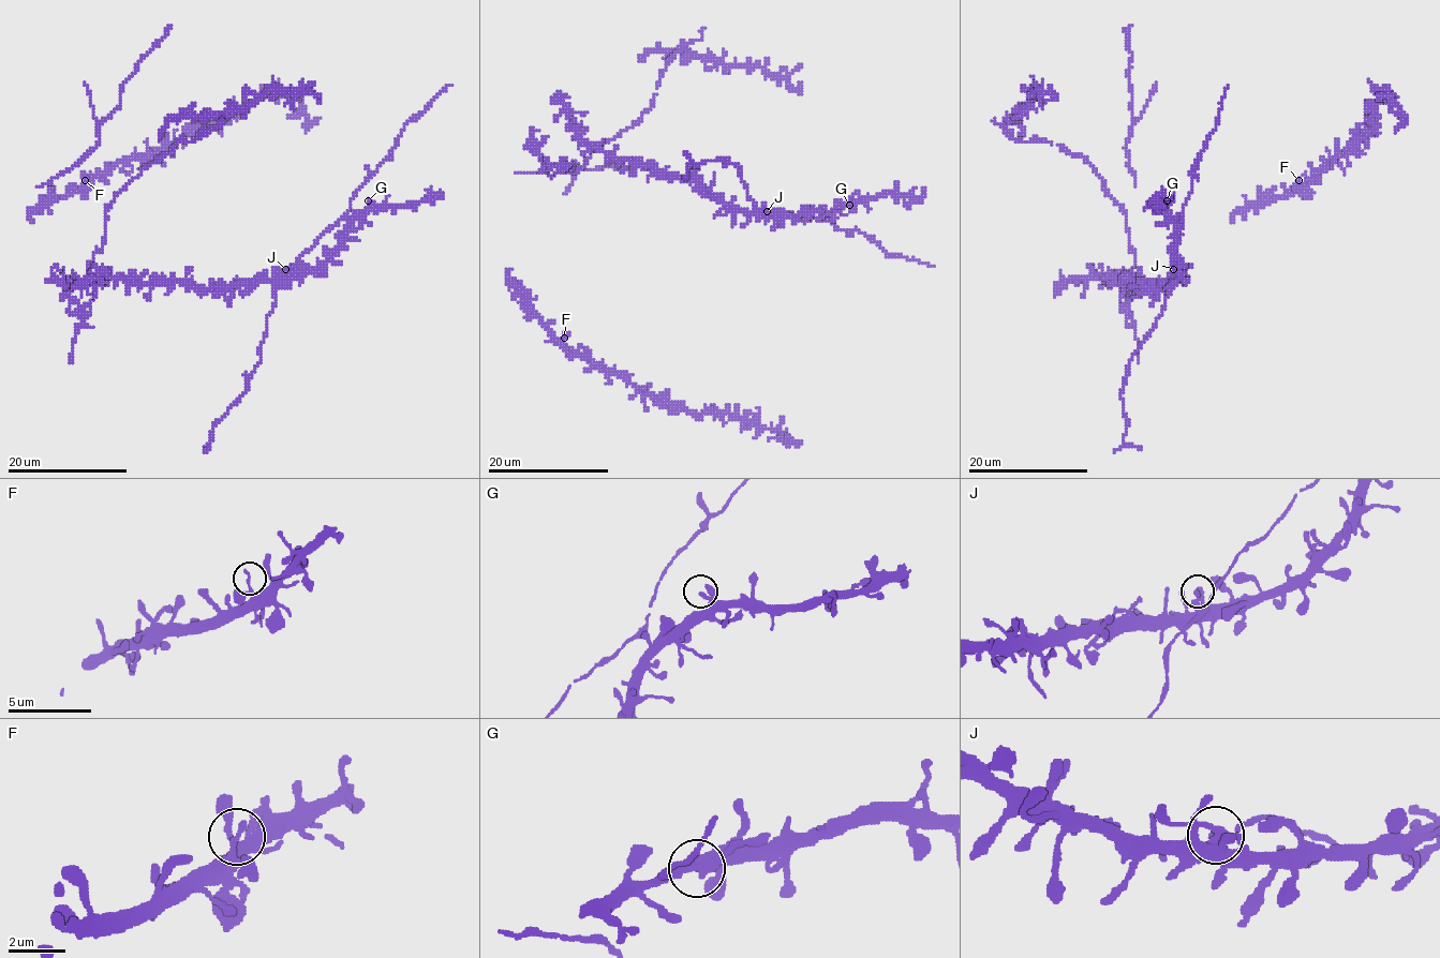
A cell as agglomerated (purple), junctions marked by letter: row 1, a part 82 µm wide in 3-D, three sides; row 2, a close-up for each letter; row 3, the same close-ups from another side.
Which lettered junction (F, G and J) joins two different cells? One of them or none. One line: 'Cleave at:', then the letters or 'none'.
Cleave at: none

